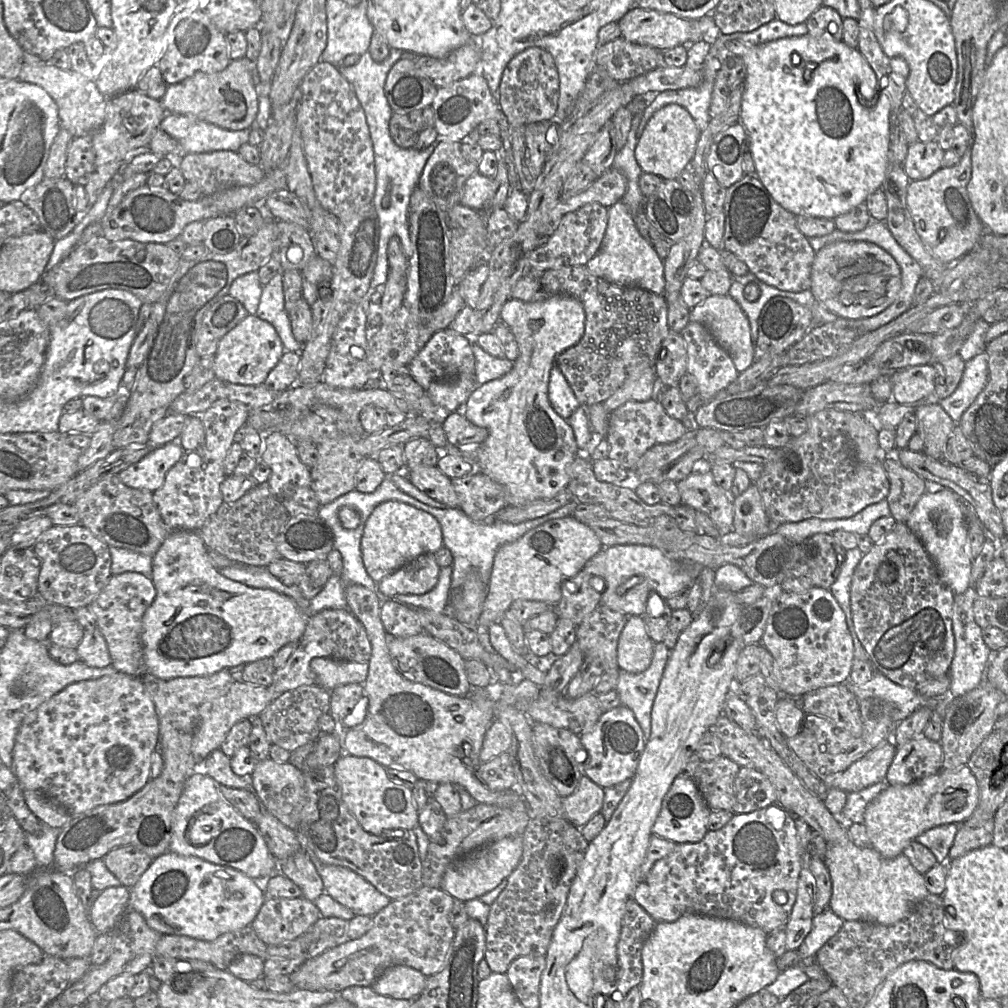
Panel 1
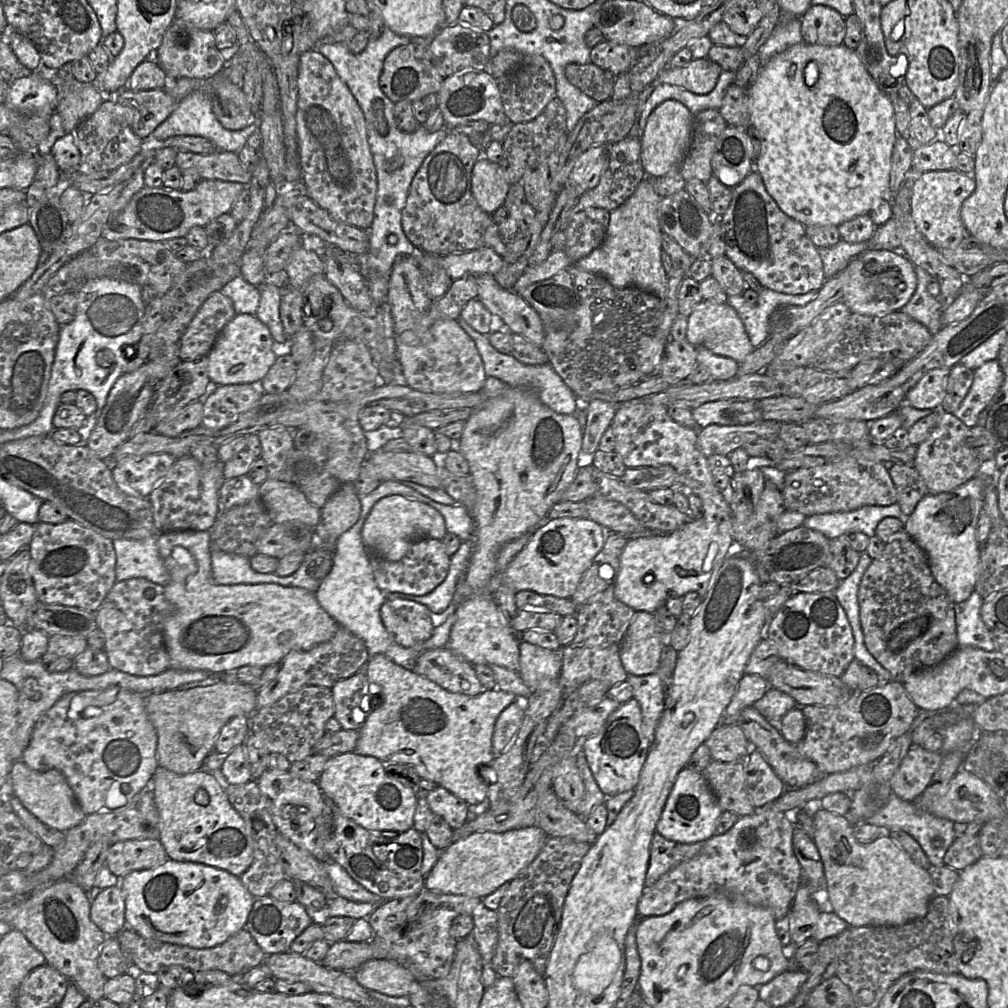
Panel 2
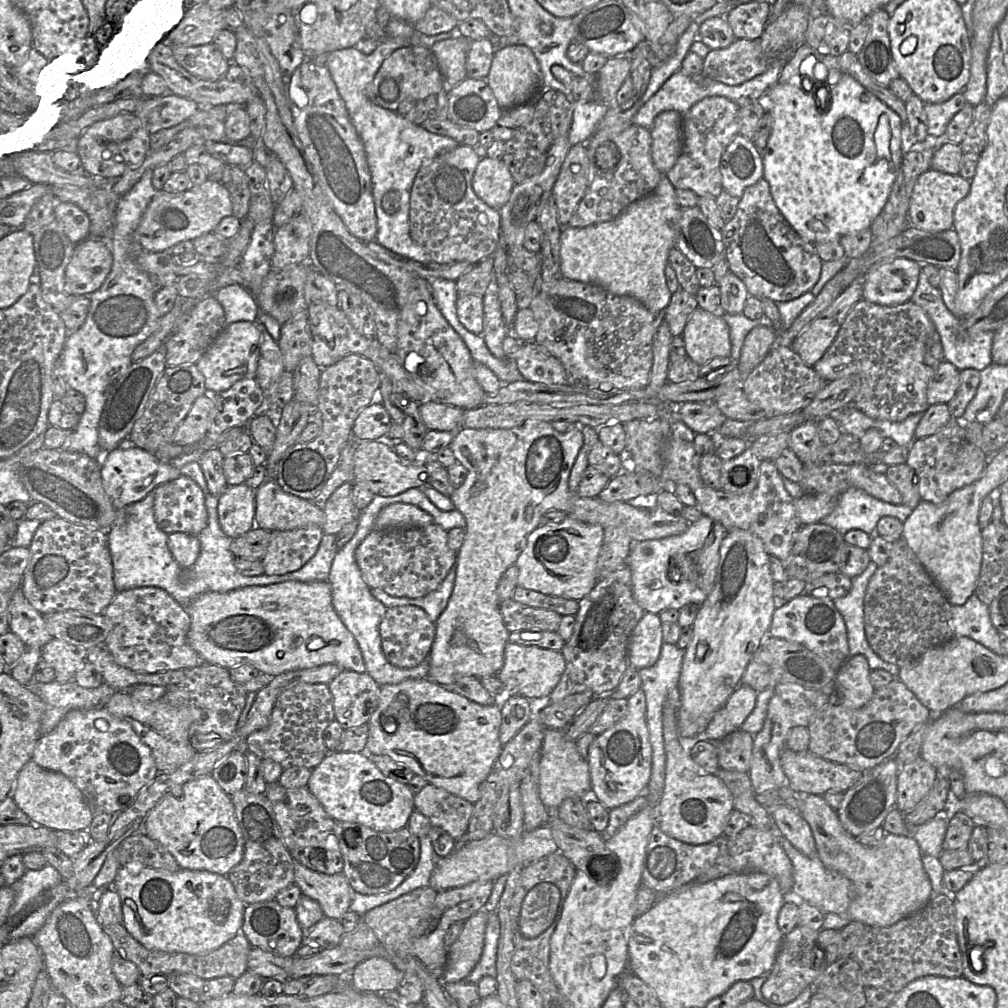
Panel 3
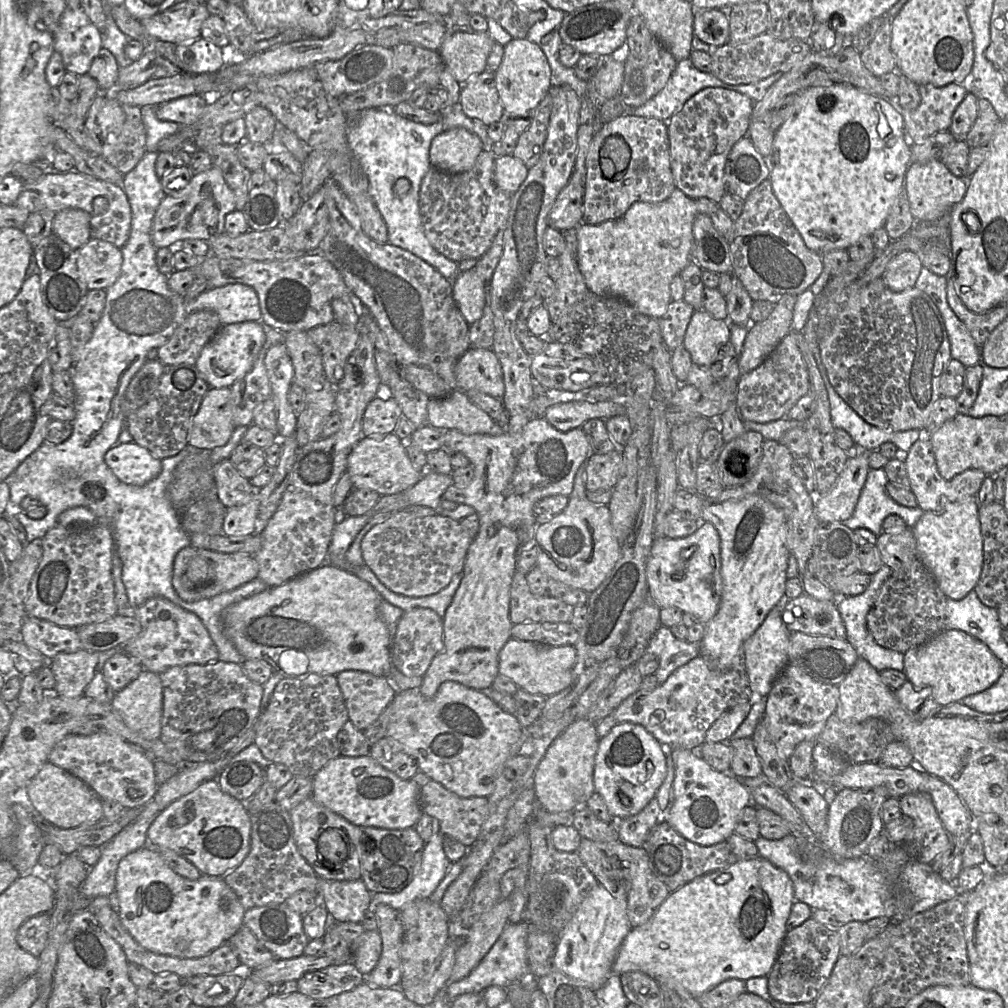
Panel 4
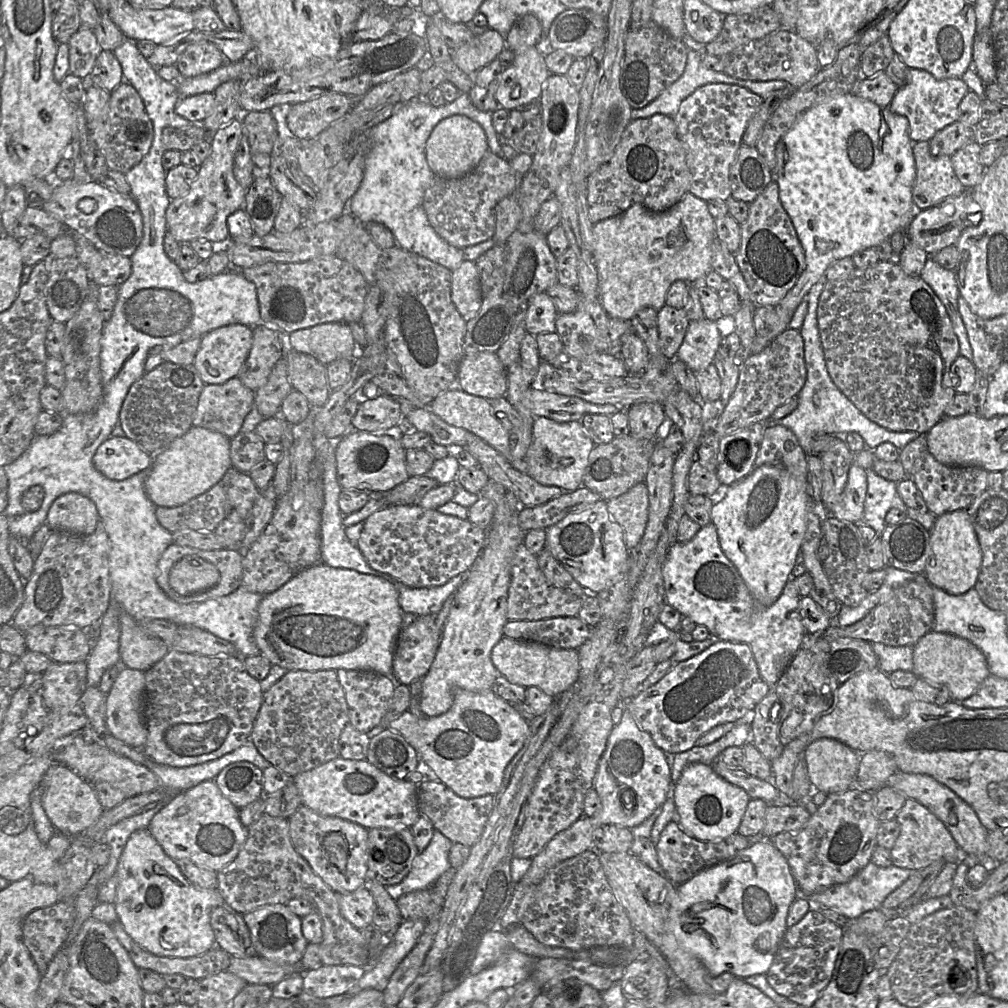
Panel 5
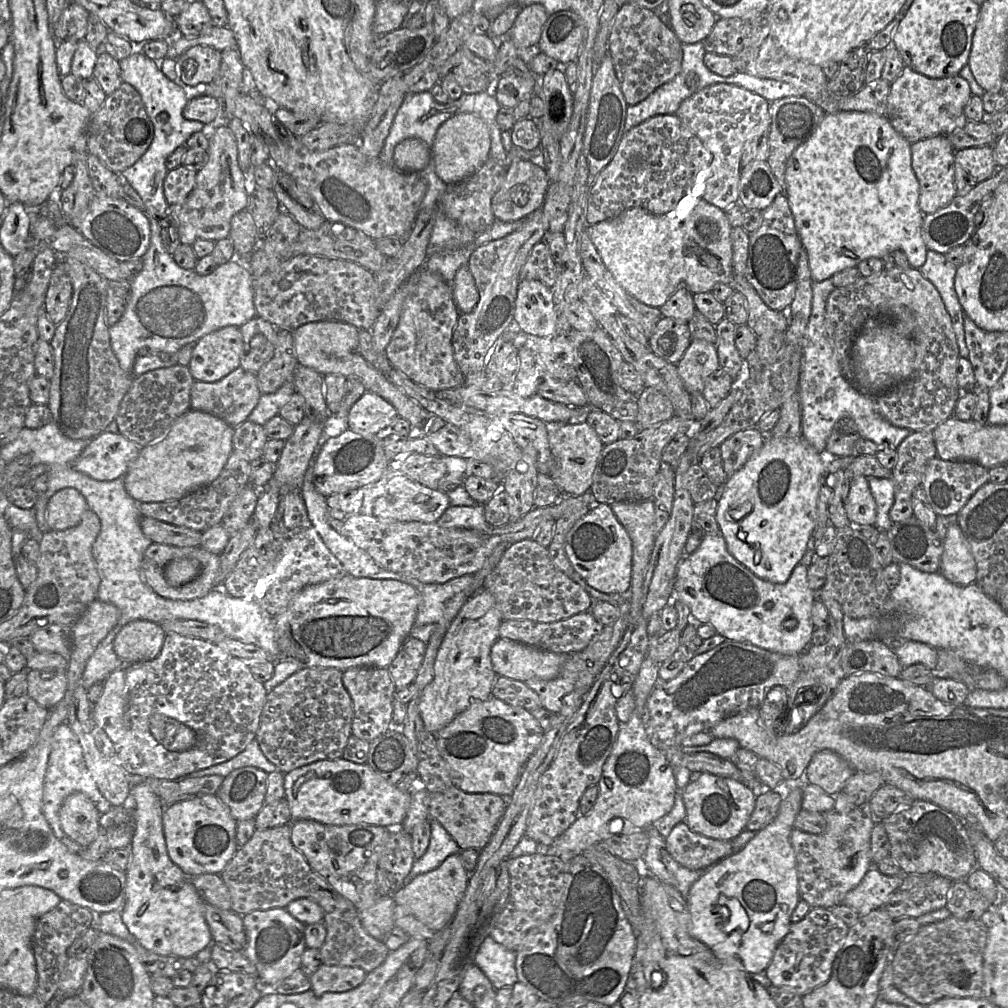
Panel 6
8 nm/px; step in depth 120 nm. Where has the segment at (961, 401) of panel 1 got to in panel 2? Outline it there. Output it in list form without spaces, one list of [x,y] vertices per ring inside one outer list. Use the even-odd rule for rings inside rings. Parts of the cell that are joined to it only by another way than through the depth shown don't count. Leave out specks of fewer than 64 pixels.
[[[997,359],[985,362],[974,370],[972,385],[958,409],[953,412],[967,427],[977,425],[979,414],[1001,387],[1004,374]]]

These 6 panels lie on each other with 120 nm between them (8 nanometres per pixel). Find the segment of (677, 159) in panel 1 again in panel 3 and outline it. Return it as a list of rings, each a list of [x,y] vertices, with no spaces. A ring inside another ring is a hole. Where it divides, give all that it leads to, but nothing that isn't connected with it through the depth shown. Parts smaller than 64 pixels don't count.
[[[674,110],[659,113],[650,128],[652,159],[657,169],[666,174],[676,163],[682,148],[683,115]]]

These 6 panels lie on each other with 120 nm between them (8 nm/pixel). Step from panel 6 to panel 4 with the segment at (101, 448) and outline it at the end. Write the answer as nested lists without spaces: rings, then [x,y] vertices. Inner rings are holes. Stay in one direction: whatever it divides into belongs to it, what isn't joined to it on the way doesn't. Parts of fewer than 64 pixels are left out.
[[[118,442],[105,454],[104,459],[114,475],[129,485],[144,485],[162,471],[161,460],[135,442]]]

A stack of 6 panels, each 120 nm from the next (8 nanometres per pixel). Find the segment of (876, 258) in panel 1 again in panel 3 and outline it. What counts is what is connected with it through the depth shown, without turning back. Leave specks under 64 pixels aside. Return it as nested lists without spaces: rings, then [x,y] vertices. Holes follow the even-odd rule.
[[[905,257],[873,265],[864,274],[863,299],[883,306],[909,301],[916,290],[920,271],[921,264]]]

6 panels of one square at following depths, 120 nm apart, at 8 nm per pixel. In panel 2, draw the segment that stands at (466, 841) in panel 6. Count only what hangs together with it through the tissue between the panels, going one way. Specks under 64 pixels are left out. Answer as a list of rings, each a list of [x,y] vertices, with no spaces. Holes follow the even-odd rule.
[[[437,785],[425,798],[432,813],[441,816],[453,830],[467,821],[468,804],[444,787]]]

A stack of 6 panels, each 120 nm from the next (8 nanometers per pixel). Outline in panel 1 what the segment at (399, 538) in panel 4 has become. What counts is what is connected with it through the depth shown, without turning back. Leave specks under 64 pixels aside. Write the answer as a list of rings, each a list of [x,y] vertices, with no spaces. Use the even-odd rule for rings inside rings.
[[[424,553],[384,577],[377,583],[377,591],[383,598],[393,598],[398,594],[423,595],[436,586],[440,569],[435,553]]]

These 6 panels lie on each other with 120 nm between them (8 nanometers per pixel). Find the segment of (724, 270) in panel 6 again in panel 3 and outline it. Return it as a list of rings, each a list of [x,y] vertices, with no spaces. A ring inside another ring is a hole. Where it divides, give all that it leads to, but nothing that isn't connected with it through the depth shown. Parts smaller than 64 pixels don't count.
[[[662,174],[659,184],[651,193],[628,205],[616,218],[585,227],[564,226],[560,239],[563,278],[599,284],[614,294],[636,298],[652,312],[664,312],[672,296],[667,286],[665,267],[669,262],[669,252],[675,246],[676,224],[682,210],[675,191],[667,175]]]

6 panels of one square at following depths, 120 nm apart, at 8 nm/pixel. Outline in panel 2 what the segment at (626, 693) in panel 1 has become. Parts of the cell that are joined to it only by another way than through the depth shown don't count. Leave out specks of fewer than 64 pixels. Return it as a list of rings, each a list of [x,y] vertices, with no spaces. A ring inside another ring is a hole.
[[[663,646],[660,666],[656,672],[643,676],[627,674],[626,680],[633,688],[633,698],[641,708],[642,732],[650,745],[664,709],[665,695],[671,684],[677,655],[678,652],[672,646]]]

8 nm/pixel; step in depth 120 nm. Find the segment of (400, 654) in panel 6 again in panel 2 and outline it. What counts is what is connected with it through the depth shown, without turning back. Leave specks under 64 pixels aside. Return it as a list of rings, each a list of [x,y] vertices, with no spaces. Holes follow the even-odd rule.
[[[385,600],[381,620],[394,641],[405,648],[428,640],[434,630],[433,614],[423,605],[409,600]]]

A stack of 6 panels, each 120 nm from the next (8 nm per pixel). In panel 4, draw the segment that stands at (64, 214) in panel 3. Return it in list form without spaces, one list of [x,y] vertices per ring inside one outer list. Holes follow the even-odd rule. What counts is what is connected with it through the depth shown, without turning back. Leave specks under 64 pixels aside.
[[[66,208],[55,214],[53,233],[78,250],[90,238],[90,215],[78,208]]]

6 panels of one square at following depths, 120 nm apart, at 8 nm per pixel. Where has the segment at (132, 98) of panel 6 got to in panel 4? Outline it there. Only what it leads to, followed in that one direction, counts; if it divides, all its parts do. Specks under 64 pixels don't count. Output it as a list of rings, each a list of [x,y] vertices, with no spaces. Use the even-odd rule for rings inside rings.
[[[121,104],[121,107],[126,115],[125,122],[107,135],[102,152],[124,175],[137,165],[146,152],[146,127],[139,106]]]

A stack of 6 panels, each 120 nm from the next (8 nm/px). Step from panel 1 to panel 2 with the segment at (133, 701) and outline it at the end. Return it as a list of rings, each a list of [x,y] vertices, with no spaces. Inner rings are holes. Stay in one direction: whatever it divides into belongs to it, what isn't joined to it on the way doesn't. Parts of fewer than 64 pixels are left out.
[[[118,687],[71,692],[62,696],[35,723],[21,760],[39,771],[58,770],[66,778],[83,812],[112,811],[128,804],[146,786],[158,767],[157,733],[144,706],[144,695]]]

